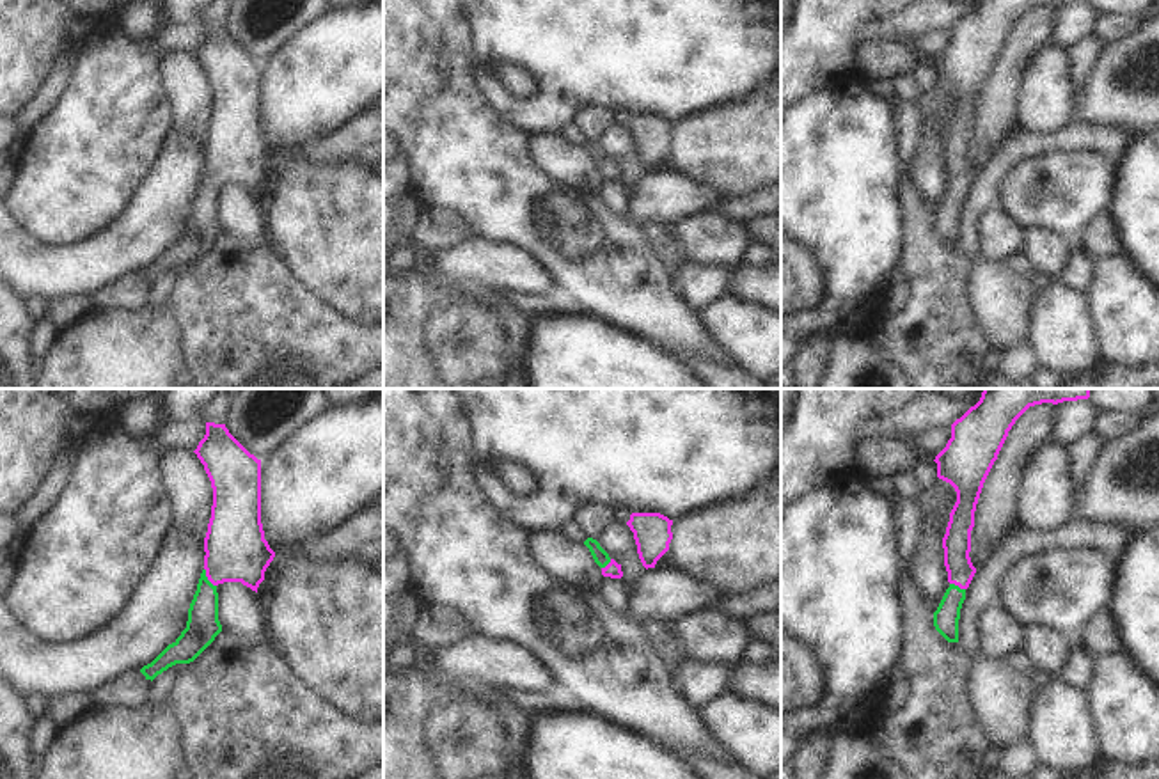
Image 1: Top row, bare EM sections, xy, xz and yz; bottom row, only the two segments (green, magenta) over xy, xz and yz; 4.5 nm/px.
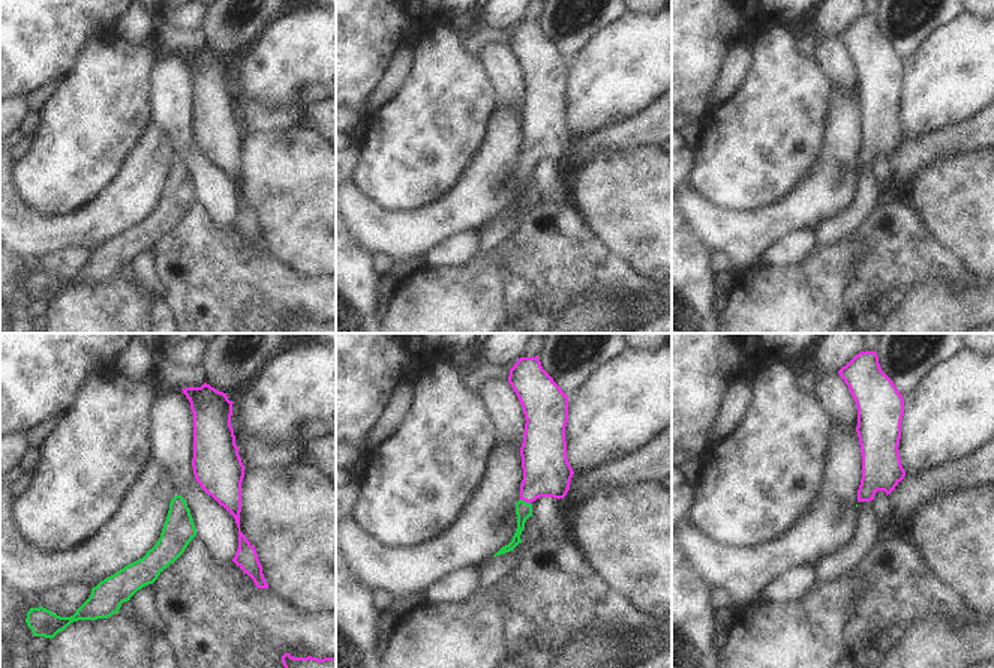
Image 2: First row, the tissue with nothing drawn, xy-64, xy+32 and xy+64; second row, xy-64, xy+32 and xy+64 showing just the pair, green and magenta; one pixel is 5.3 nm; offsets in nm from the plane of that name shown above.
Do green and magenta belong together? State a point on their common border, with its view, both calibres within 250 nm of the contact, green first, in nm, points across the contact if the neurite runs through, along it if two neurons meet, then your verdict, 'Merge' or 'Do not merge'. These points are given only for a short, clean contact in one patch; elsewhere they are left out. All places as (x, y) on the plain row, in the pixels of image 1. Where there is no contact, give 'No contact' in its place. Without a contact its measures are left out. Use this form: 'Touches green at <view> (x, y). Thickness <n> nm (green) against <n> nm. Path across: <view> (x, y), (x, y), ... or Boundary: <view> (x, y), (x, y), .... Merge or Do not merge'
Touches green at xy (206, 180). Thickness 150 nm (green) against 280 nm. Path across: xy (203, 228), (206, 180), (235, 148). Merge

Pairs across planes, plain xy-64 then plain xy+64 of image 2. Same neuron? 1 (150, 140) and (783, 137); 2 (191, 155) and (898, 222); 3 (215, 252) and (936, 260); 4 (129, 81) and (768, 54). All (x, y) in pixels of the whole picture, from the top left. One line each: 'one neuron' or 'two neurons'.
1: two neurons
2: two neurons
3: one neuron
4: one neuron

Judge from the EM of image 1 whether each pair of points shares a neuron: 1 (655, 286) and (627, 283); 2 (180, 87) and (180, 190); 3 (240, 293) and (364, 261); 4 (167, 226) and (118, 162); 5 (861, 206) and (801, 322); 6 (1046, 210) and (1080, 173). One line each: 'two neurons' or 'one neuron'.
1: one neuron
2: two neurons
3: two neurons
4: two neurons
5: one neuron
6: one neuron

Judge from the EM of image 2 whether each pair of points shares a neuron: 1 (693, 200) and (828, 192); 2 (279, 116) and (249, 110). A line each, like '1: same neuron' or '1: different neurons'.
1: same neuron
2: same neuron

